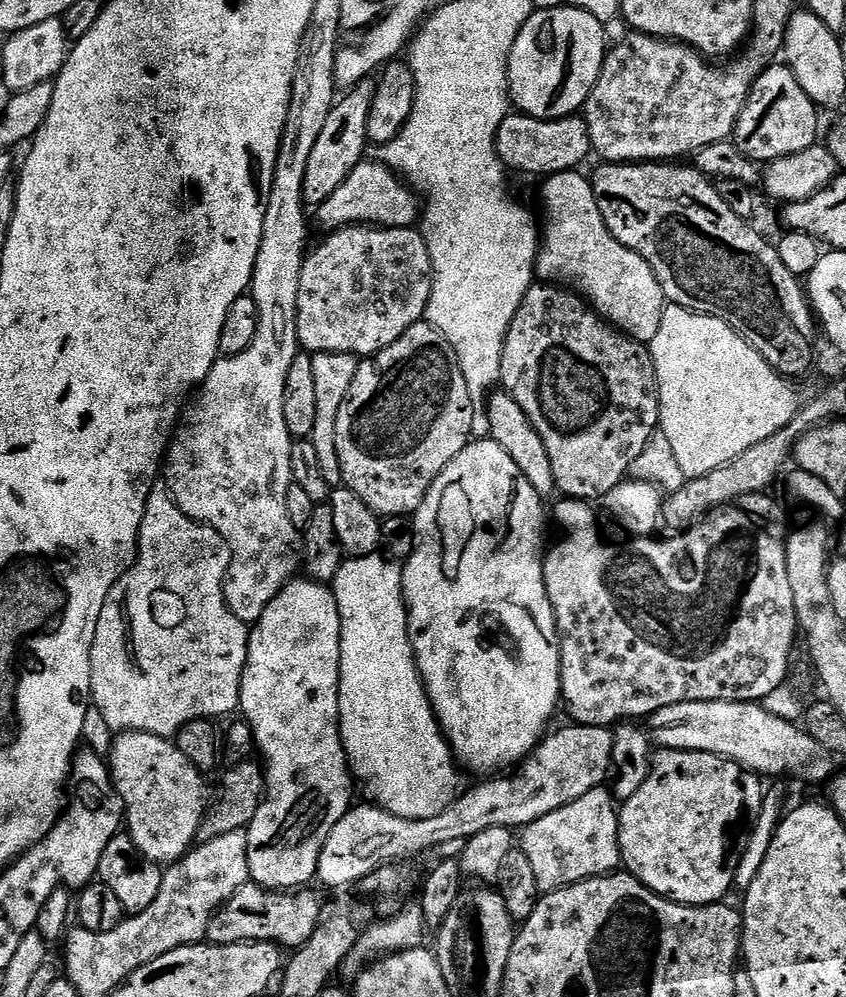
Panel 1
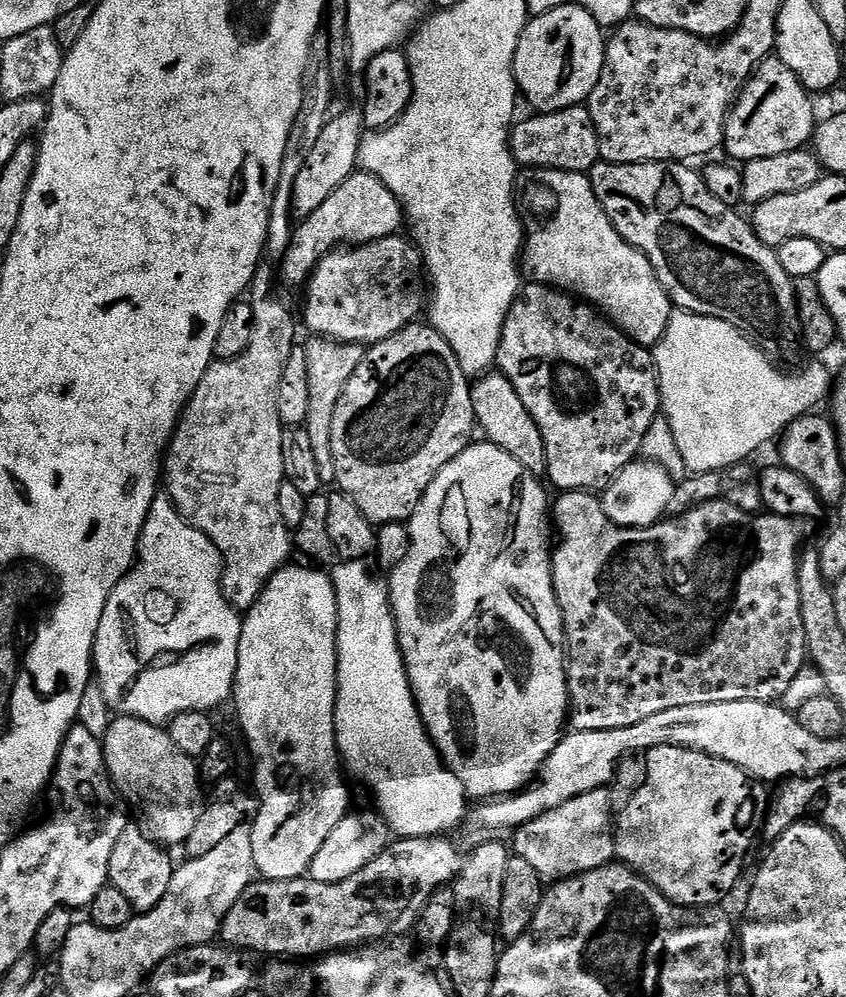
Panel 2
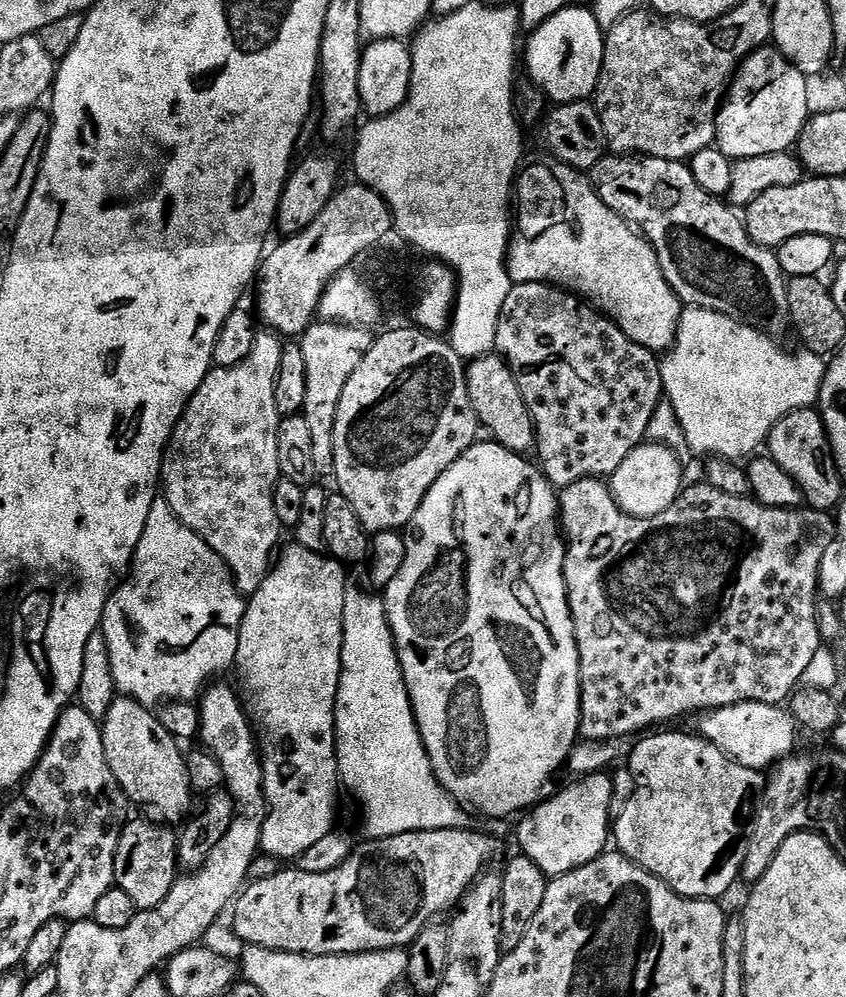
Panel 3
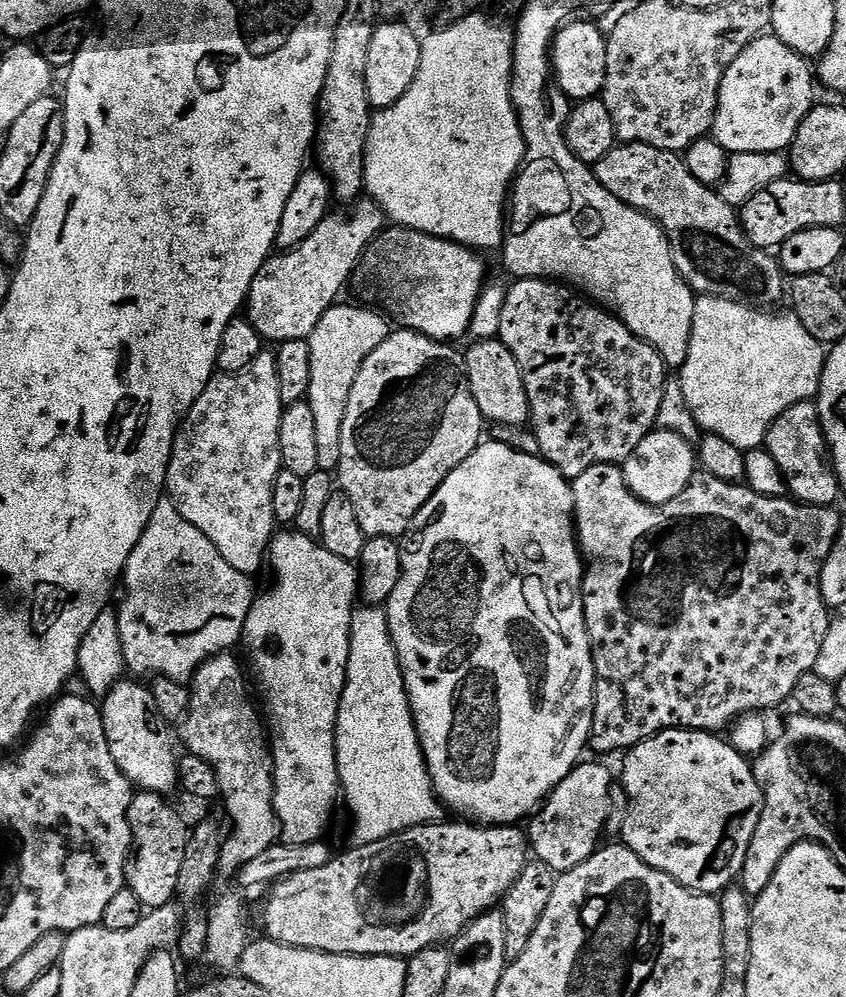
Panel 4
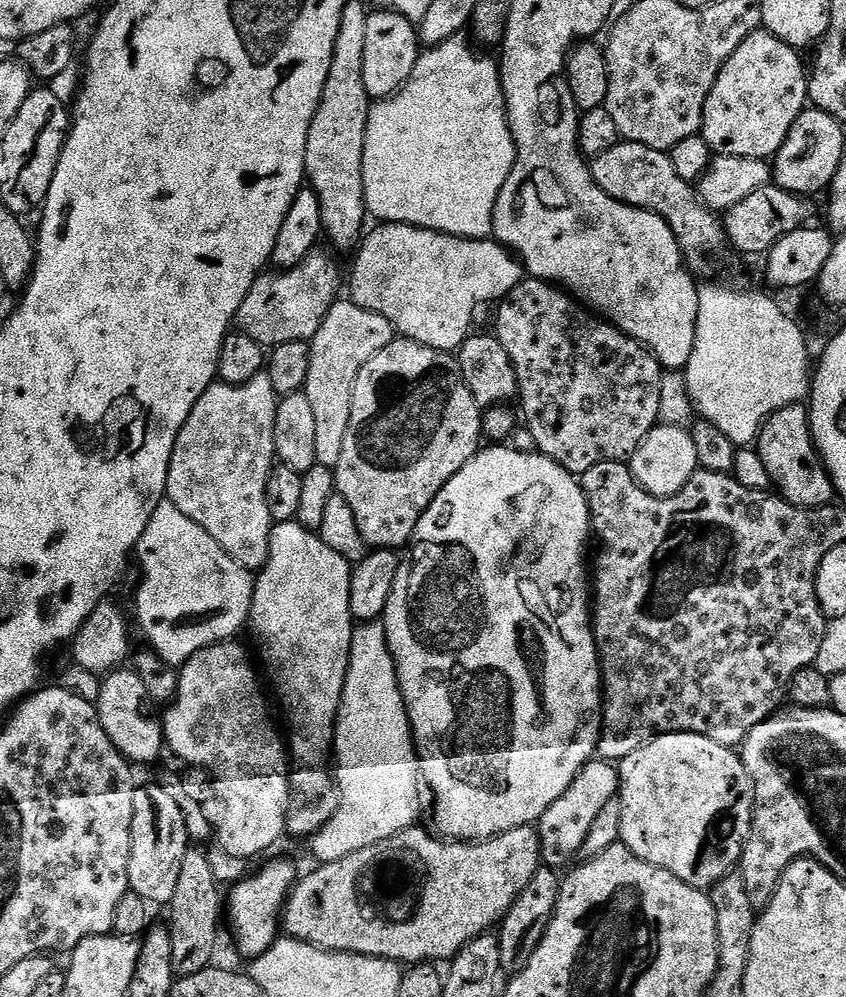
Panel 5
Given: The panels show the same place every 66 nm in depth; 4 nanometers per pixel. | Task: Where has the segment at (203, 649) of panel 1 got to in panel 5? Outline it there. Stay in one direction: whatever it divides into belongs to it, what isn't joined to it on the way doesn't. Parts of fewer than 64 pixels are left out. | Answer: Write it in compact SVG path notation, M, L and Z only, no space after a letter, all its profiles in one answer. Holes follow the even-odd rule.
M165 499L154 510L142 538L136 543L135 559L140 559L140 568L144 577L140 580L140 589L136 592L136 620L148 639L147 647L157 652L167 664L183 666L194 654L215 644L233 639L240 627L248 624L248 615L252 609L252 599L256 589L253 573L242 567L198 522L190 522L174 502Z

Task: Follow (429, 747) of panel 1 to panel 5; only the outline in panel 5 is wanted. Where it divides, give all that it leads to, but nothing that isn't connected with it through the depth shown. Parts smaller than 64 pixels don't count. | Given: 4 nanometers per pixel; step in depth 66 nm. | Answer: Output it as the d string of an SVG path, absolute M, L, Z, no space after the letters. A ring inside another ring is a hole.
M360 622L352 629L352 649L350 650L350 662L348 663L348 673L346 674L346 686L340 699L340 711L336 717L334 725L334 760L336 756L336 791L338 793L338 803L333 816L316 835L311 837L312 852L317 856L320 864L329 864L335 860L346 858L358 850L366 850L366 846L374 846L394 834L398 834L407 828L417 827L420 816L420 788L422 792L422 773L420 762L416 754L416 746L412 738L412 725L408 722L408 711L404 705L404 696L400 693L400 683L396 677L396 663L390 654L390 646L386 638L386 630L380 622Z

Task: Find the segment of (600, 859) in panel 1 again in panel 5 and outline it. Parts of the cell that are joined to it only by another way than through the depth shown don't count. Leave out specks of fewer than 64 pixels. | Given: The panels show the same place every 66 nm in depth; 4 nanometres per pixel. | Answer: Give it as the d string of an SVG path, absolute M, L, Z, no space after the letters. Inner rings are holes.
M599 758L588 761L586 766L570 782L566 794L542 814L538 822L542 860L547 867L560 870L571 856L580 856L582 844L586 842L586 834L590 834L590 826L594 826L594 818L606 807L606 802L617 799L620 791L620 773L615 763Z

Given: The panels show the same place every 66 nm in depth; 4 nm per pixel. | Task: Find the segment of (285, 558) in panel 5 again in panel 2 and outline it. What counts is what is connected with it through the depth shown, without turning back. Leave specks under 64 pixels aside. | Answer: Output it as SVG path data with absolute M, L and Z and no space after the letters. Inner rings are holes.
M295 562L279 568L268 579L264 593L256 599L254 606L247 609L243 617L242 638L238 642L238 670L232 687L231 703L236 704L236 716L244 727L244 736L248 739L248 748L260 761L256 764L254 774L254 787L258 805L251 823L251 842L253 843L254 862L257 873L268 880L294 880L301 879L312 864L314 855L326 842L326 837L331 833L338 822L349 813L350 796L348 788L340 777L339 768L342 768L340 750L336 746L336 690L338 687L338 650L336 649L336 631L338 630L338 598L332 585L331 575L316 566L303 568Z

